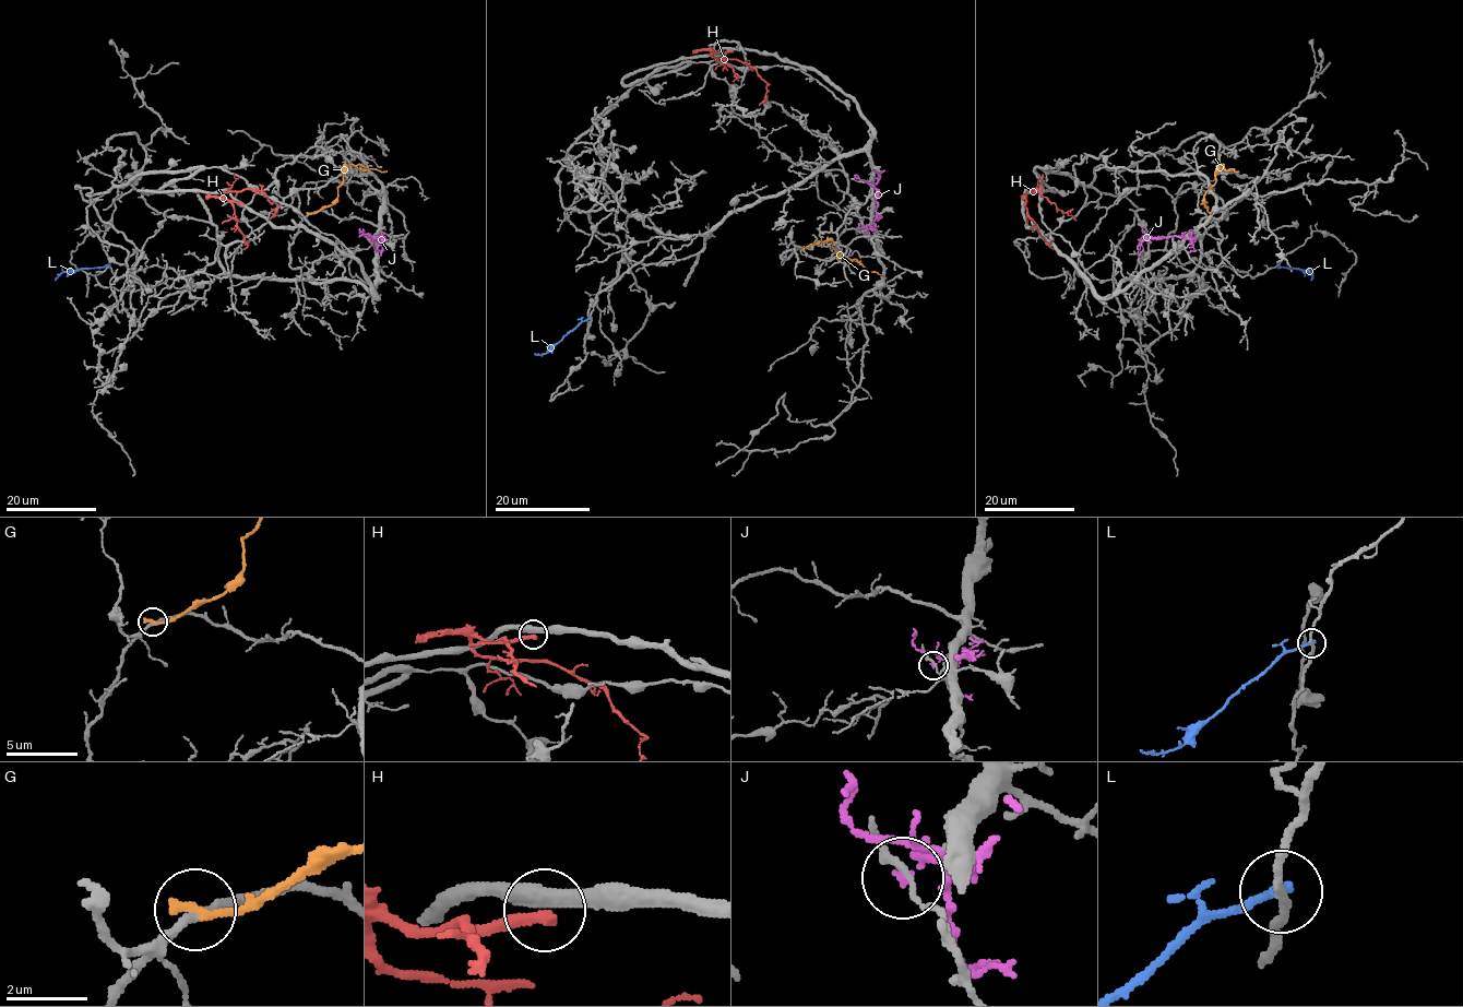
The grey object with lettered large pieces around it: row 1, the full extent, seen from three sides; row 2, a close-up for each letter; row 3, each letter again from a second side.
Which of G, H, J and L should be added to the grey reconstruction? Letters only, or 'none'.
none

